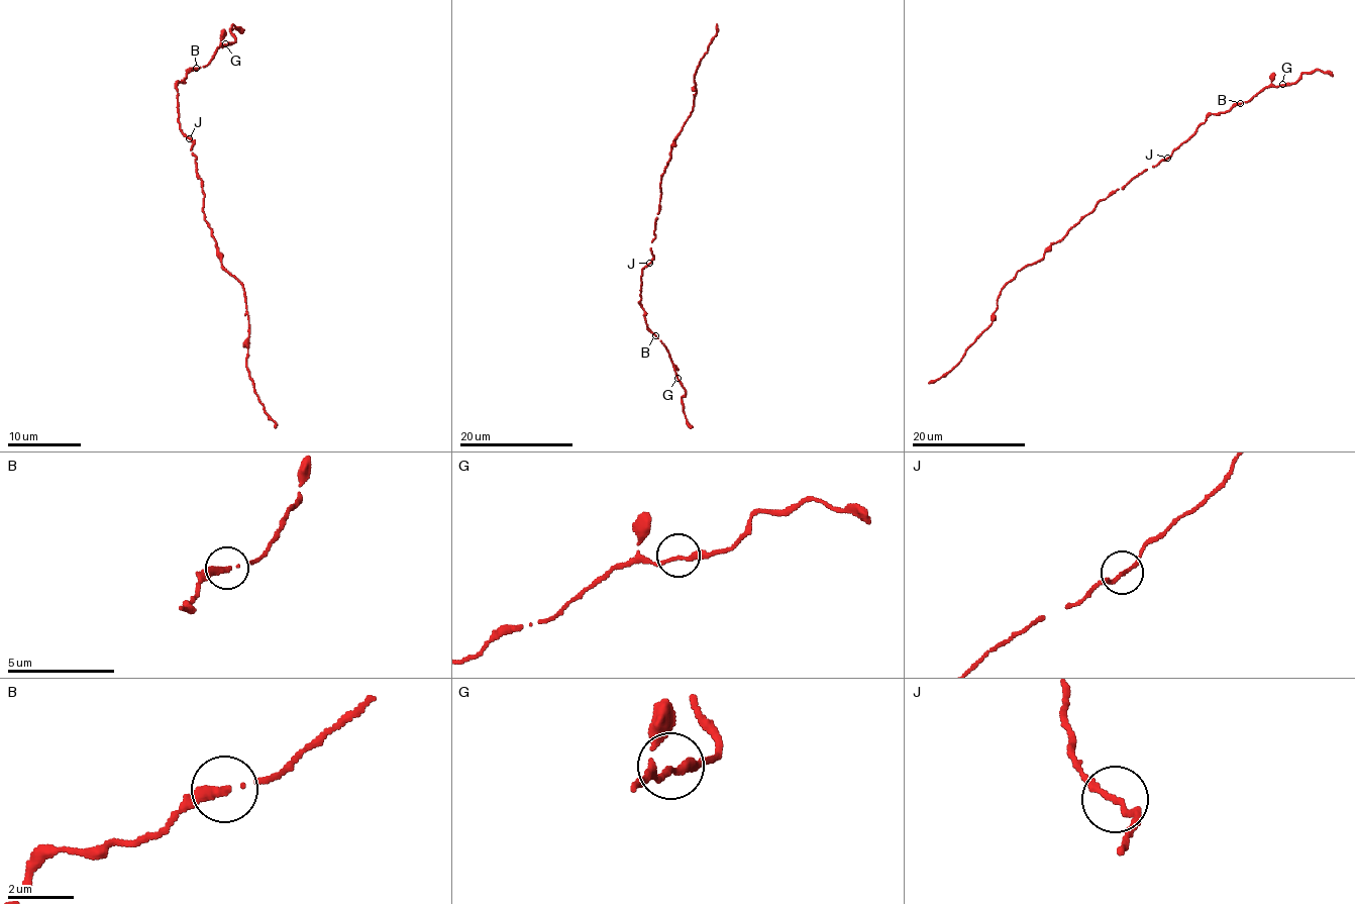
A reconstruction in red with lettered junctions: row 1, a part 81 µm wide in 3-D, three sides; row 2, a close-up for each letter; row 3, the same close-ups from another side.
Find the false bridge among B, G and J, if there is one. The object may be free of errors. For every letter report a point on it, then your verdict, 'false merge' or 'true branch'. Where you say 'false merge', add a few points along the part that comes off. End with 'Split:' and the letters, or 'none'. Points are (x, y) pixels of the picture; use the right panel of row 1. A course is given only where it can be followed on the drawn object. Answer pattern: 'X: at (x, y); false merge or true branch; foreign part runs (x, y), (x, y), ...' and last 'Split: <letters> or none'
B: at (1240, 103); true branch
G: at (1282, 84); false merge; foreign part runs (1282, 85), (1315, 71), (1332, 75)
J: at (1167, 158); true branch
Split: G

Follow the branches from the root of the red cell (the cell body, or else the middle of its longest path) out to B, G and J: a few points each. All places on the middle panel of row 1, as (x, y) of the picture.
B: (659, 210), (650, 248), (653, 257), (642, 270), (639, 302), (646, 326), (655, 335)
G: (659, 210), (650, 248), (653, 257), (642, 270), (639, 302), (646, 326), (666, 347), (678, 378)
J: (659, 210), (650, 248), (653, 257), (649, 263)

